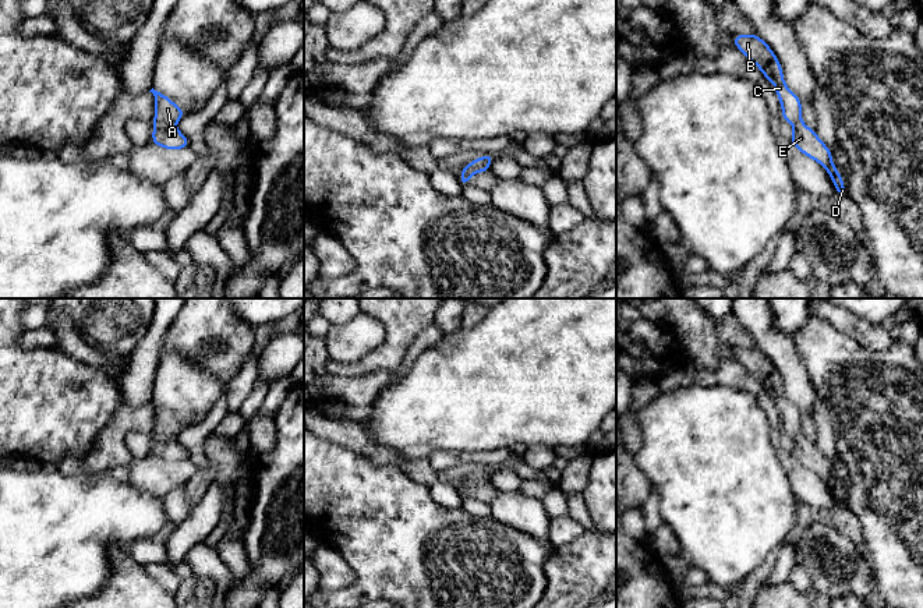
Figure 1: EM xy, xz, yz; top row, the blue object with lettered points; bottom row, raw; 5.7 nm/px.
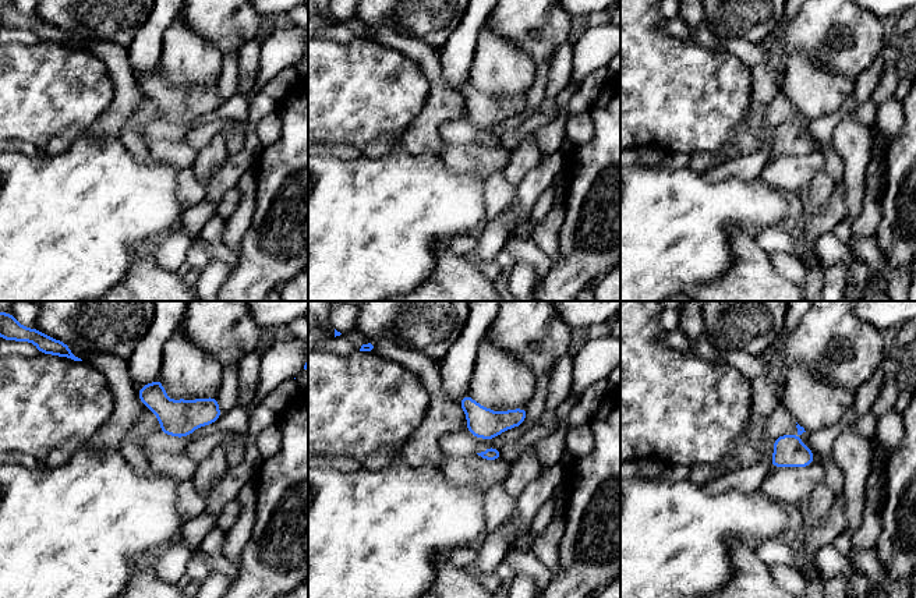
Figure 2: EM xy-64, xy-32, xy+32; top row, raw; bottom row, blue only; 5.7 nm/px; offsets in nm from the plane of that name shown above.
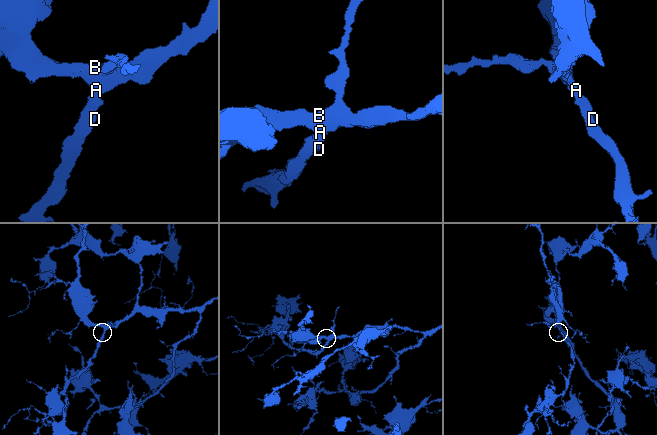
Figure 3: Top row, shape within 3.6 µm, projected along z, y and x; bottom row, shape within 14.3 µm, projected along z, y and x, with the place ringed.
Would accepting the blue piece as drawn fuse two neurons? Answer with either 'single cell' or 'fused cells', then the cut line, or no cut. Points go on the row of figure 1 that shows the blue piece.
single cell | no cut

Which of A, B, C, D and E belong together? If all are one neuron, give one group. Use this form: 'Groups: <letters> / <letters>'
Groups: A B C D E

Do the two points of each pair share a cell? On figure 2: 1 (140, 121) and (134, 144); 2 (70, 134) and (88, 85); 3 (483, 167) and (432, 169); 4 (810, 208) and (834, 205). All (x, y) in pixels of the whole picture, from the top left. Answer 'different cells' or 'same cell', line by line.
1: same cell
2: different cells
3: different cells
4: different cells

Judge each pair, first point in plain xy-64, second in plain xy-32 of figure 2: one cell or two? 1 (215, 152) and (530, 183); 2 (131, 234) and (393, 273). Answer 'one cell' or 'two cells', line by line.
1: two cells
2: one cell

